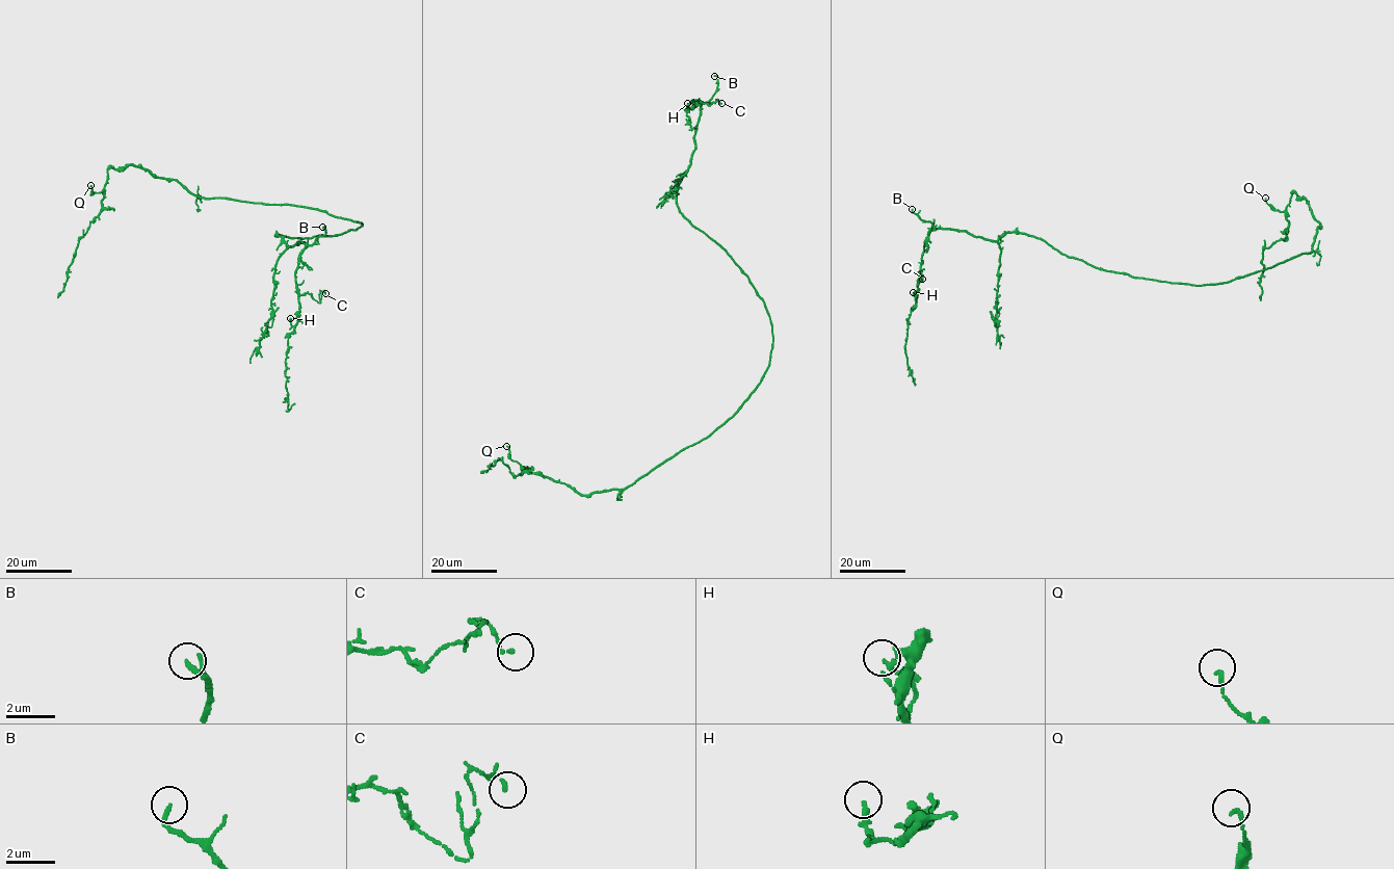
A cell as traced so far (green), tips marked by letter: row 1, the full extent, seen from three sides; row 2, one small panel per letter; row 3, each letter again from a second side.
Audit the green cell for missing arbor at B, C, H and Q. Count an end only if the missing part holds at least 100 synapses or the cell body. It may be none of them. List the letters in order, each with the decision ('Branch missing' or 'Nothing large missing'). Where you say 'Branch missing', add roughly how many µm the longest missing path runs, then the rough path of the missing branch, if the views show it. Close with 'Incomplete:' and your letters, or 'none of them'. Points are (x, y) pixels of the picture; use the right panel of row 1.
B: Branch missing. Missing length about 35 µm. Course of what is missing: (912, 209), (905, 228), (900, 234), (896, 234), (888, 224), (878, 185), (871, 180)
C: Nothing large missing
H: Nothing large missing
Q: Nothing large missing
Incomplete: B

